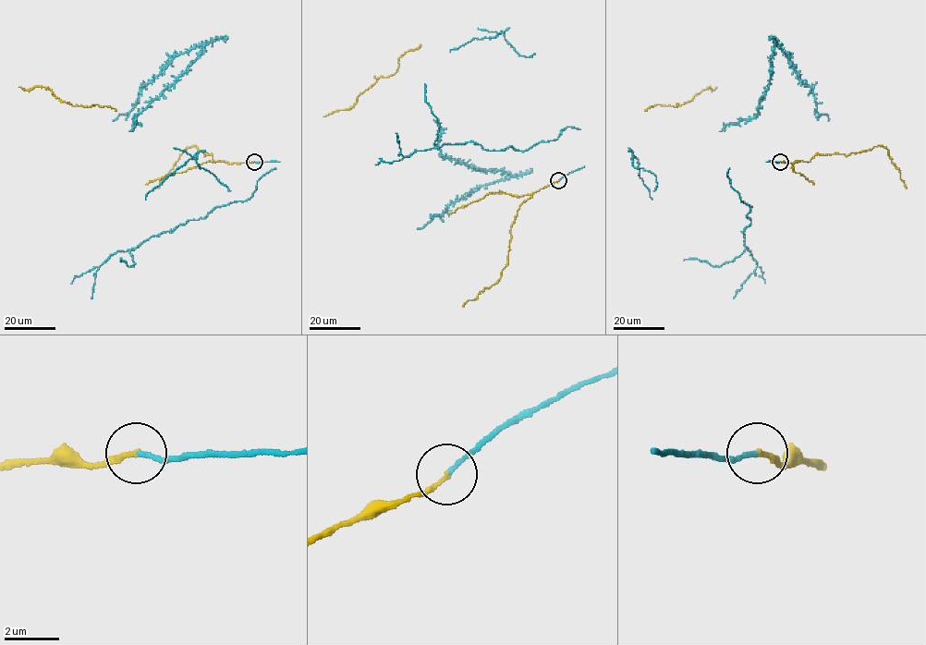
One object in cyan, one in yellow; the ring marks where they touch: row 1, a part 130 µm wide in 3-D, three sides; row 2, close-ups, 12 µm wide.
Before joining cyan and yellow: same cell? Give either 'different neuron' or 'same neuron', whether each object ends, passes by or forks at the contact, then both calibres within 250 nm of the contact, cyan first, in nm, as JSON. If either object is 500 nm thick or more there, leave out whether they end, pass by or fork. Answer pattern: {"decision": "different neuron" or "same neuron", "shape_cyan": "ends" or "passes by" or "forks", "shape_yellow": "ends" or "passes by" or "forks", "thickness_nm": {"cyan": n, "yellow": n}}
{"decision": "same neuron", "shape_cyan": "ends", "shape_yellow": "ends", "thickness_nm": {"cyan": 160, "yellow": 170}}

